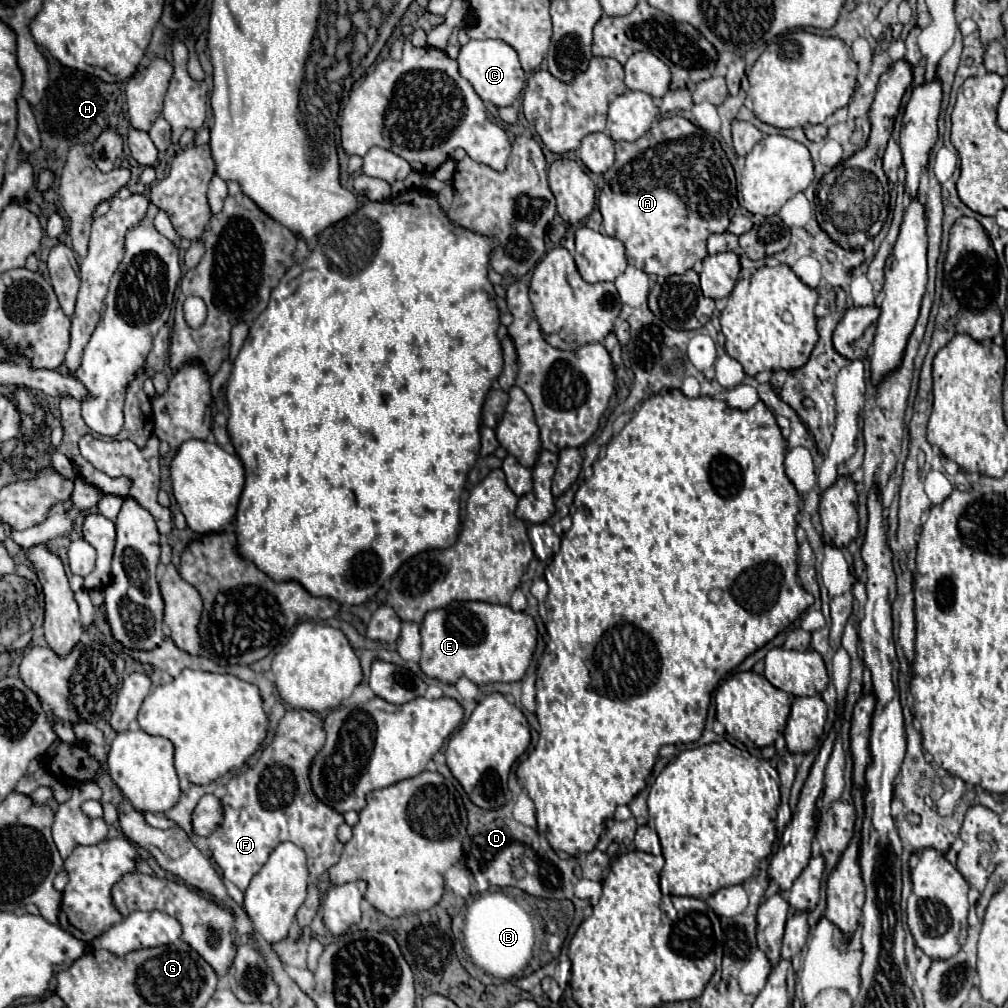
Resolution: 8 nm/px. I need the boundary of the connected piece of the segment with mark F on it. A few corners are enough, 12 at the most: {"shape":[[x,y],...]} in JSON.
{"shape":[[289,710],[227,782],[209,858],[239,890],[285,840],[321,878],[343,814],[307,770],[323,720]]}

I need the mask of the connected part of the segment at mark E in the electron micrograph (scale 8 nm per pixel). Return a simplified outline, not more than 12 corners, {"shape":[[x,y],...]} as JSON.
{"shape":[[453,602],[421,622],[421,670],[445,684],[519,682],[535,620]]}

